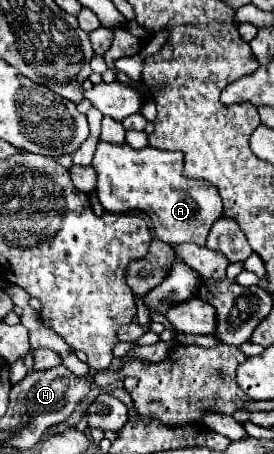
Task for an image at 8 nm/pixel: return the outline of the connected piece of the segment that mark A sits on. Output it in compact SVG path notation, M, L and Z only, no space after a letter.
M101 141L93 157L93 169L97 171L97 197L101 205L115 213L129 209L147 211L153 219L155 235L169 245L205 245L211 225L223 215L221 197L213 185L183 177L183 153L179 151L133 149L127 143L113 145Z

